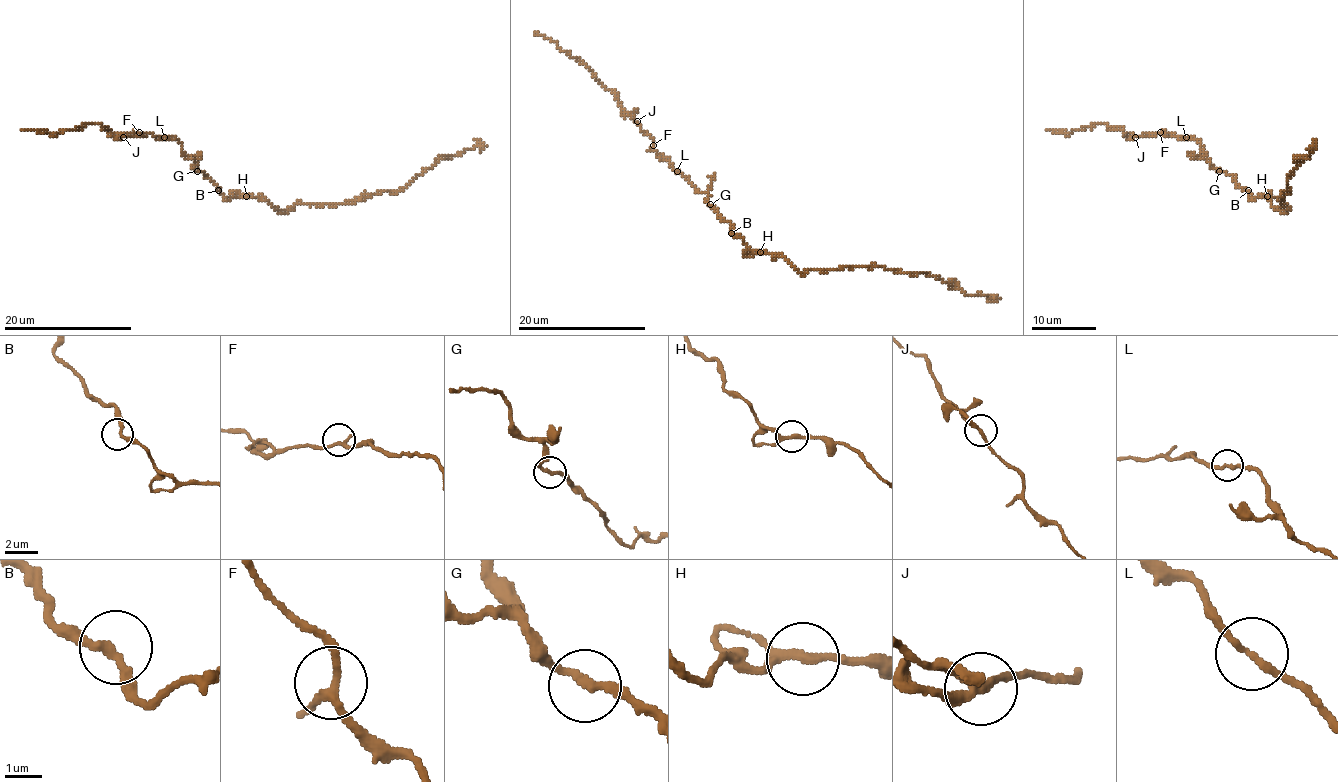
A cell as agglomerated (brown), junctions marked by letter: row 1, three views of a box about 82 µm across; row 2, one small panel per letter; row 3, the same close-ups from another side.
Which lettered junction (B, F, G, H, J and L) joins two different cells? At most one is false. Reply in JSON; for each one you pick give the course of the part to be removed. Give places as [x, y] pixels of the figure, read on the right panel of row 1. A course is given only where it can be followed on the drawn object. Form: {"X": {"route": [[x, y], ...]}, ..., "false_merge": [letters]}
{"false_merge": []}

